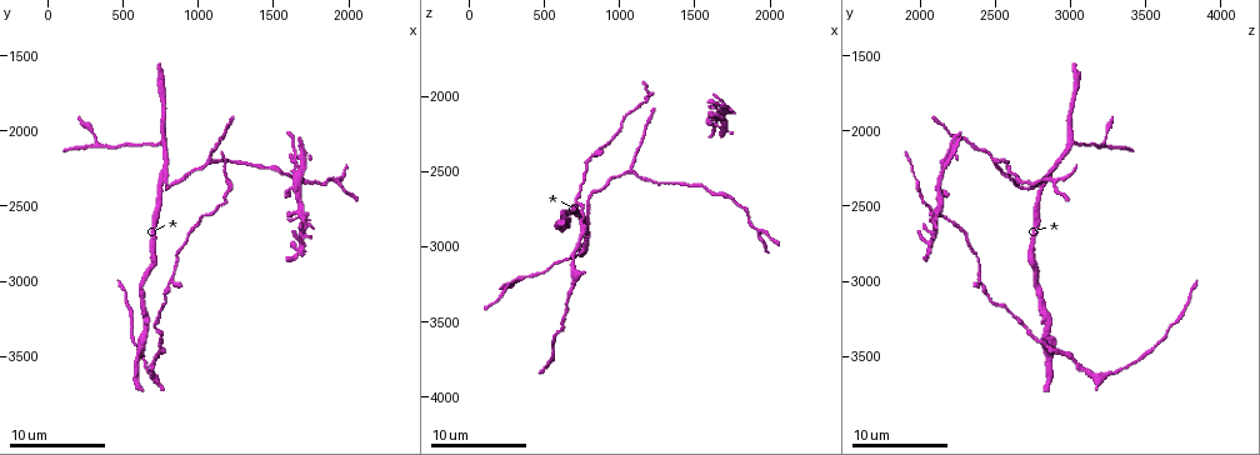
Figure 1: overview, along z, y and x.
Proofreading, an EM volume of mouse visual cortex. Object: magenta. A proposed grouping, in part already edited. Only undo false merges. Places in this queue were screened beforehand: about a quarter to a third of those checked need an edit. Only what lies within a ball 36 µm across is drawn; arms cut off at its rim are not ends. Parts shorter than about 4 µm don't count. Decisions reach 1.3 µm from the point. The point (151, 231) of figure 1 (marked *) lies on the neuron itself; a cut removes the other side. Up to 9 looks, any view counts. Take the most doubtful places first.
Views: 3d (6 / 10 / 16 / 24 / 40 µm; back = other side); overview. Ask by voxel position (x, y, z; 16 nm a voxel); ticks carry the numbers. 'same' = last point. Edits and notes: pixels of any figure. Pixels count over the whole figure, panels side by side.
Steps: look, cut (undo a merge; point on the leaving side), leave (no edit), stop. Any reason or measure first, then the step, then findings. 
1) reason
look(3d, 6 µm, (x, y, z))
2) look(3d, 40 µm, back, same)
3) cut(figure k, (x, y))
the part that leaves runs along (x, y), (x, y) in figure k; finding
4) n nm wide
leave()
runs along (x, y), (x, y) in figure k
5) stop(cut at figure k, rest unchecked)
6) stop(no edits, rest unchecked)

a fork
look(3d, 10 µm, (1080, 2200, 2500))

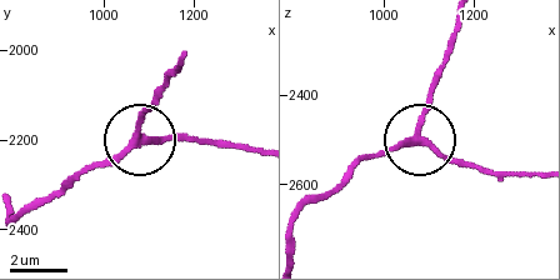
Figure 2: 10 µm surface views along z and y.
side arm 9 µm
leave()
runs along (303, 208), (331, 194), (368, 160), (415, 139), (433, 81) in figure 2; one neuron here

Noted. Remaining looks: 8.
two arms in line, one across
look(3d, 10 µm, (800, 2340, 2800))

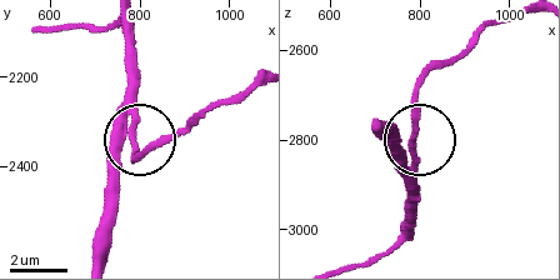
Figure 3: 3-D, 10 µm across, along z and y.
leave()
runs along (99, 259), (113, 159), (134, 130), (134, 81) in figure 3; one neuron here

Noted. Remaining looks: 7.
three-way junction
look(3d, 16 µm, (760, 2080, 3020))

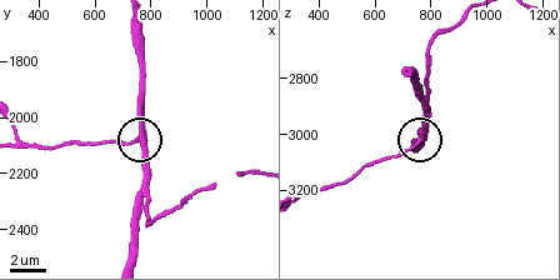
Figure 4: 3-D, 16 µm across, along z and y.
look(3d, 6 µm, (770, 2070, 3010))

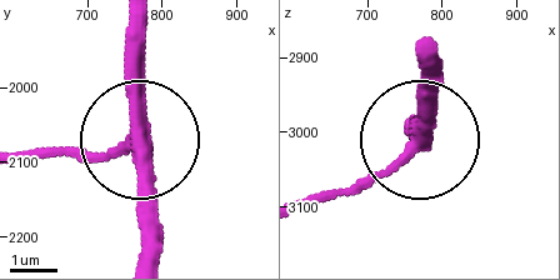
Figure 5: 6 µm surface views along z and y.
3 arms
leave()
runs along (141, 253), (141, 26) in figure 5; continuous, no second neuron

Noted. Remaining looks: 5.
two arms in line, one across
look(3d, 16 µm, (760, 3400, 2820))

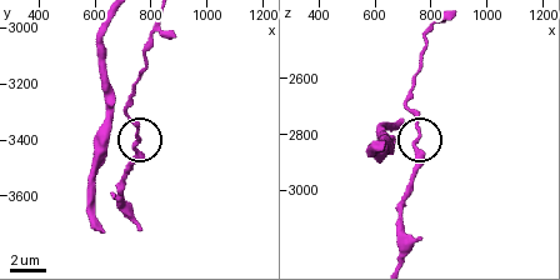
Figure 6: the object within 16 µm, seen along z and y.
180 nm wide
leave()
continuous, no second neuron

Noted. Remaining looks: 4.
thin arm on a thick one
look(3d, 10 µm, (800, 3020, 2400))

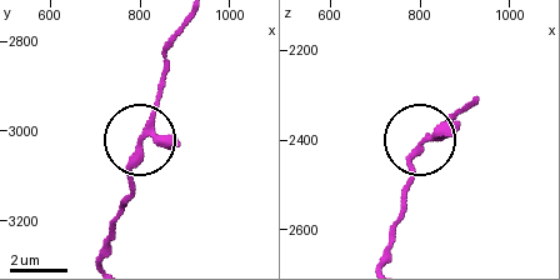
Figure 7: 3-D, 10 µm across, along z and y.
zoom in
look(3d, 6 µm, (825, 2995, 2395))

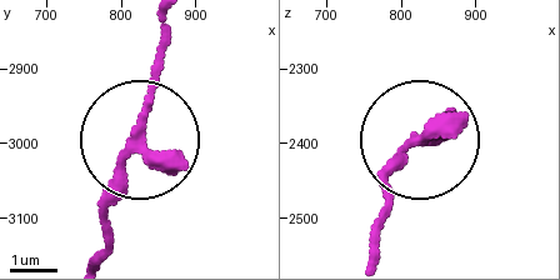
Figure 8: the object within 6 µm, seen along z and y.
200 nm wide
leave()
runs along (100, 255), (168, 33) in figure 8; continuous, no second neuron

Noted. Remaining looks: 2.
stop(no edits, rest unchecked)

